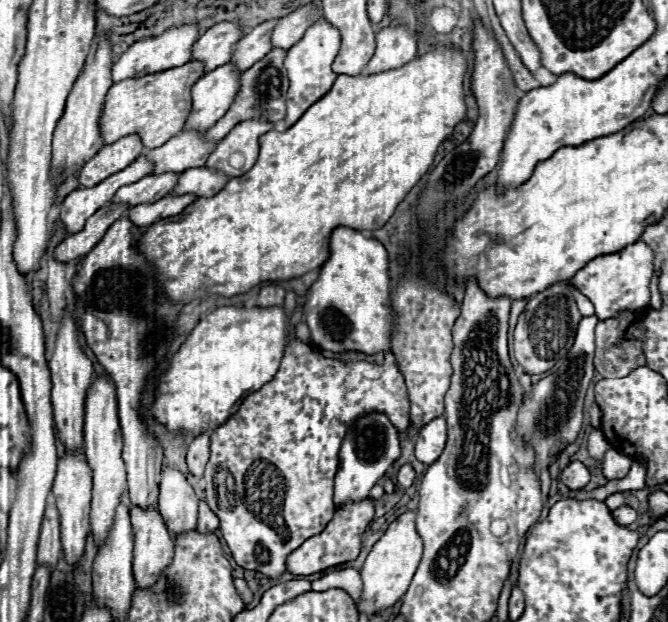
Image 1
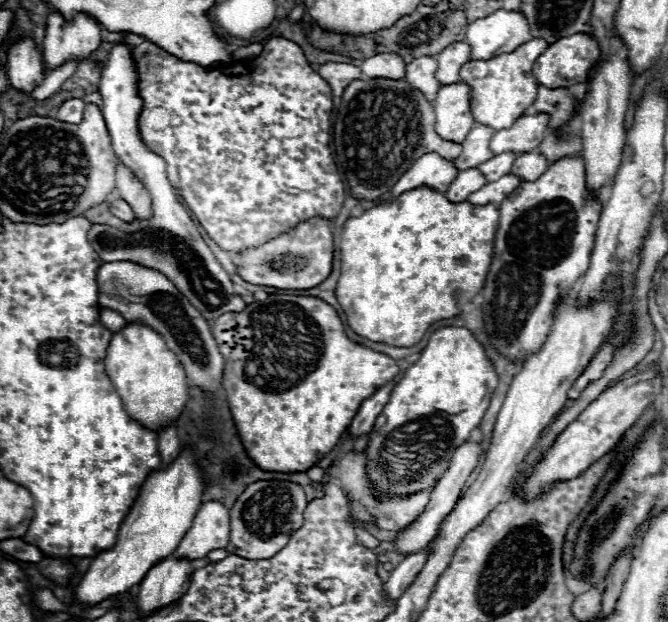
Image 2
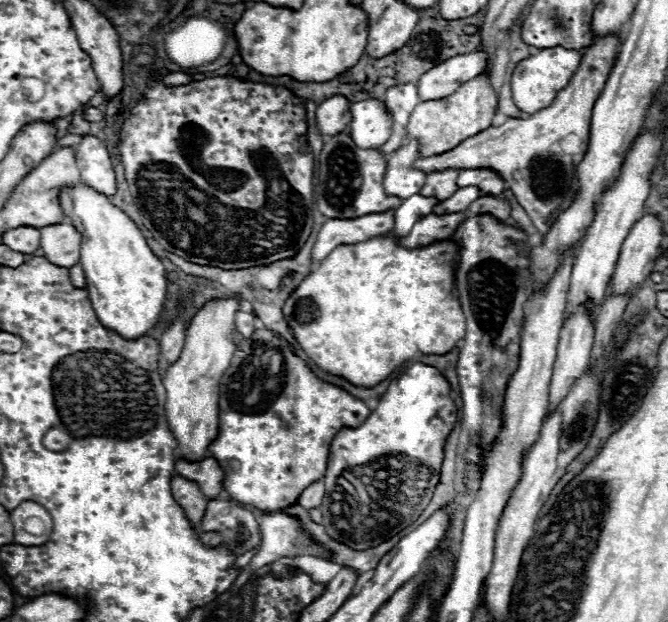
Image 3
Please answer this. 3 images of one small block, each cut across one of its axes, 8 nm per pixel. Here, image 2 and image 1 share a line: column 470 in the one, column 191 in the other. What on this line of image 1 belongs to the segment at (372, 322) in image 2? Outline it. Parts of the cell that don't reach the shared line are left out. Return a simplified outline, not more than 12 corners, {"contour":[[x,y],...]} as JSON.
{"contour":[[454,46],[346,76],[138,250],[174,302],[320,268],[466,118]]}

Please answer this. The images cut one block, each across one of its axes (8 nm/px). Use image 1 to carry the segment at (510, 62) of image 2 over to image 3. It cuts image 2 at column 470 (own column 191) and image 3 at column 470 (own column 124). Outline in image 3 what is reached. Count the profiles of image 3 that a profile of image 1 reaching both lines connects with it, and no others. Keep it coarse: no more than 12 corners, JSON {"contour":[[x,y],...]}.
{"contour":[[490,76],[418,102],[406,138],[444,154],[492,124]]}

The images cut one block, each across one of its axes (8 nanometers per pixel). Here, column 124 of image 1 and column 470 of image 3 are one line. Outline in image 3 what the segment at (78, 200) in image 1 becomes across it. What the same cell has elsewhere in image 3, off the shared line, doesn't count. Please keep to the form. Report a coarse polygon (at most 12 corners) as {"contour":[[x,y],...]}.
{"contour":[[462,170],[458,186],[480,186],[500,196],[504,180],[494,170]]}

